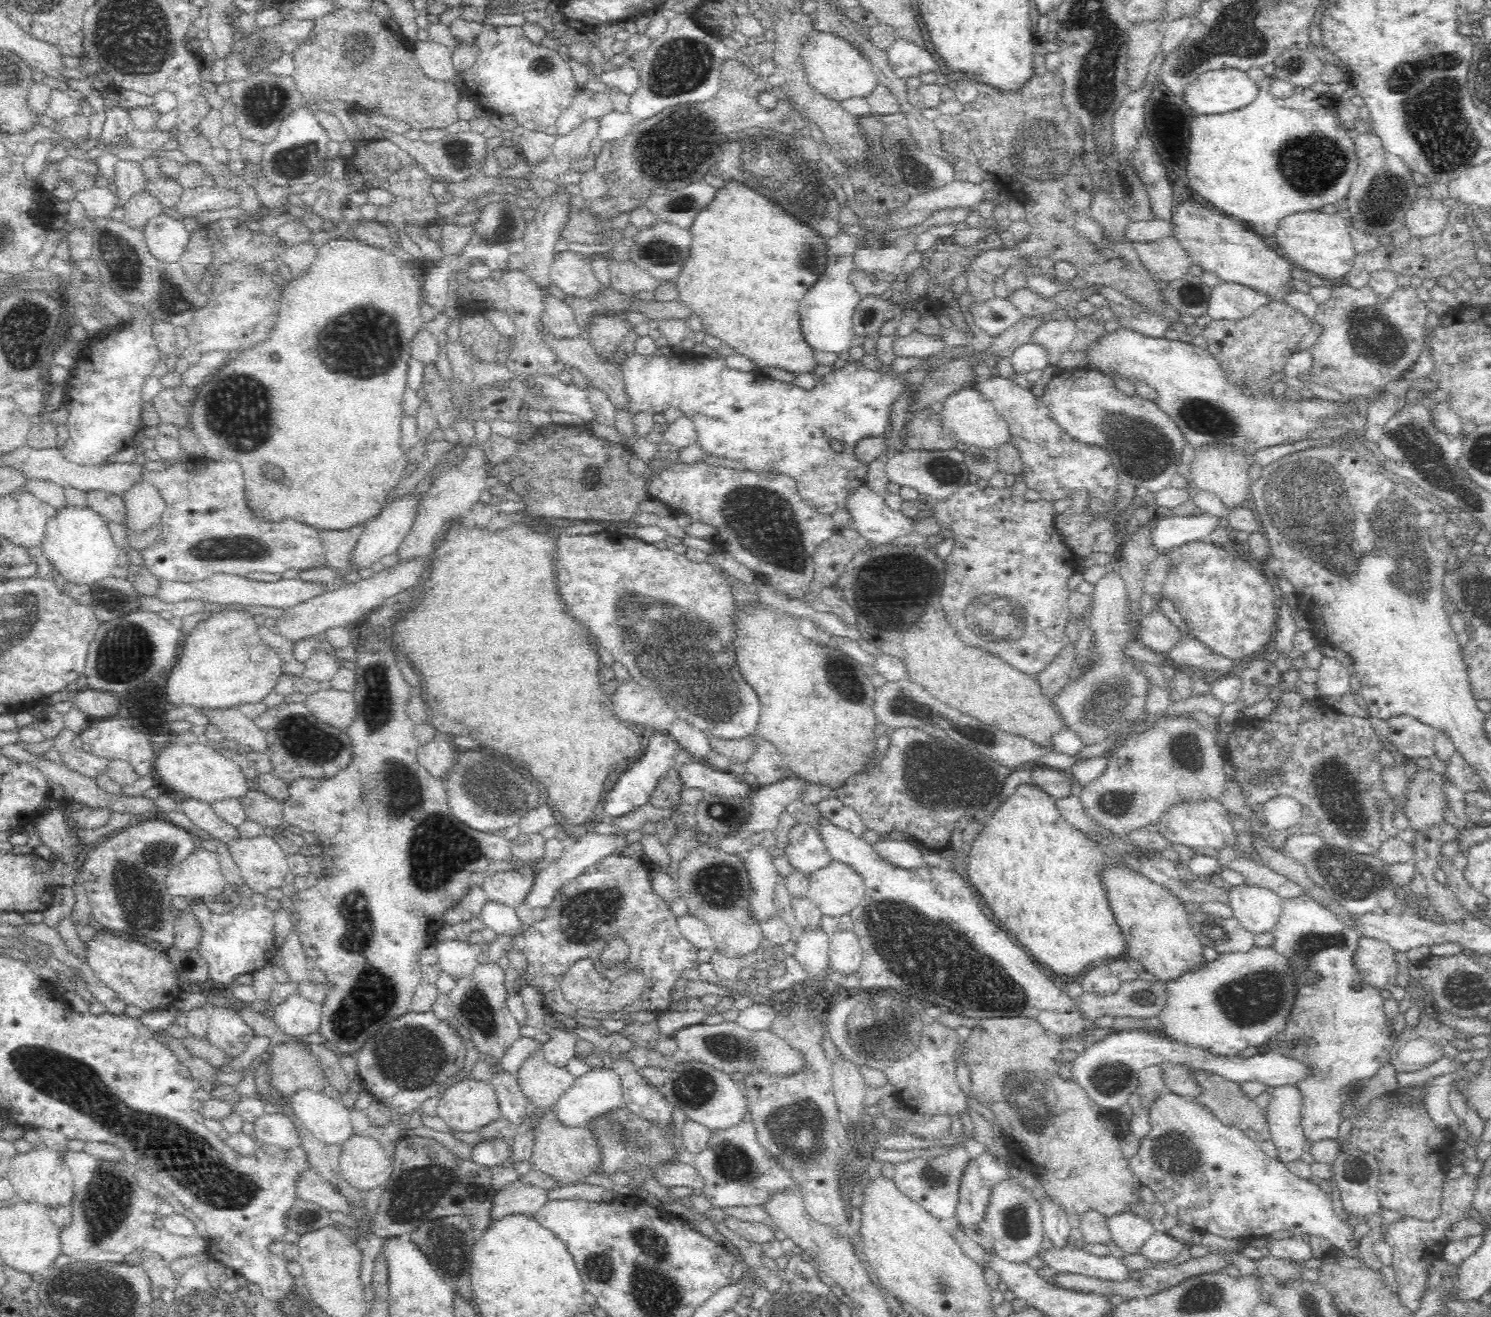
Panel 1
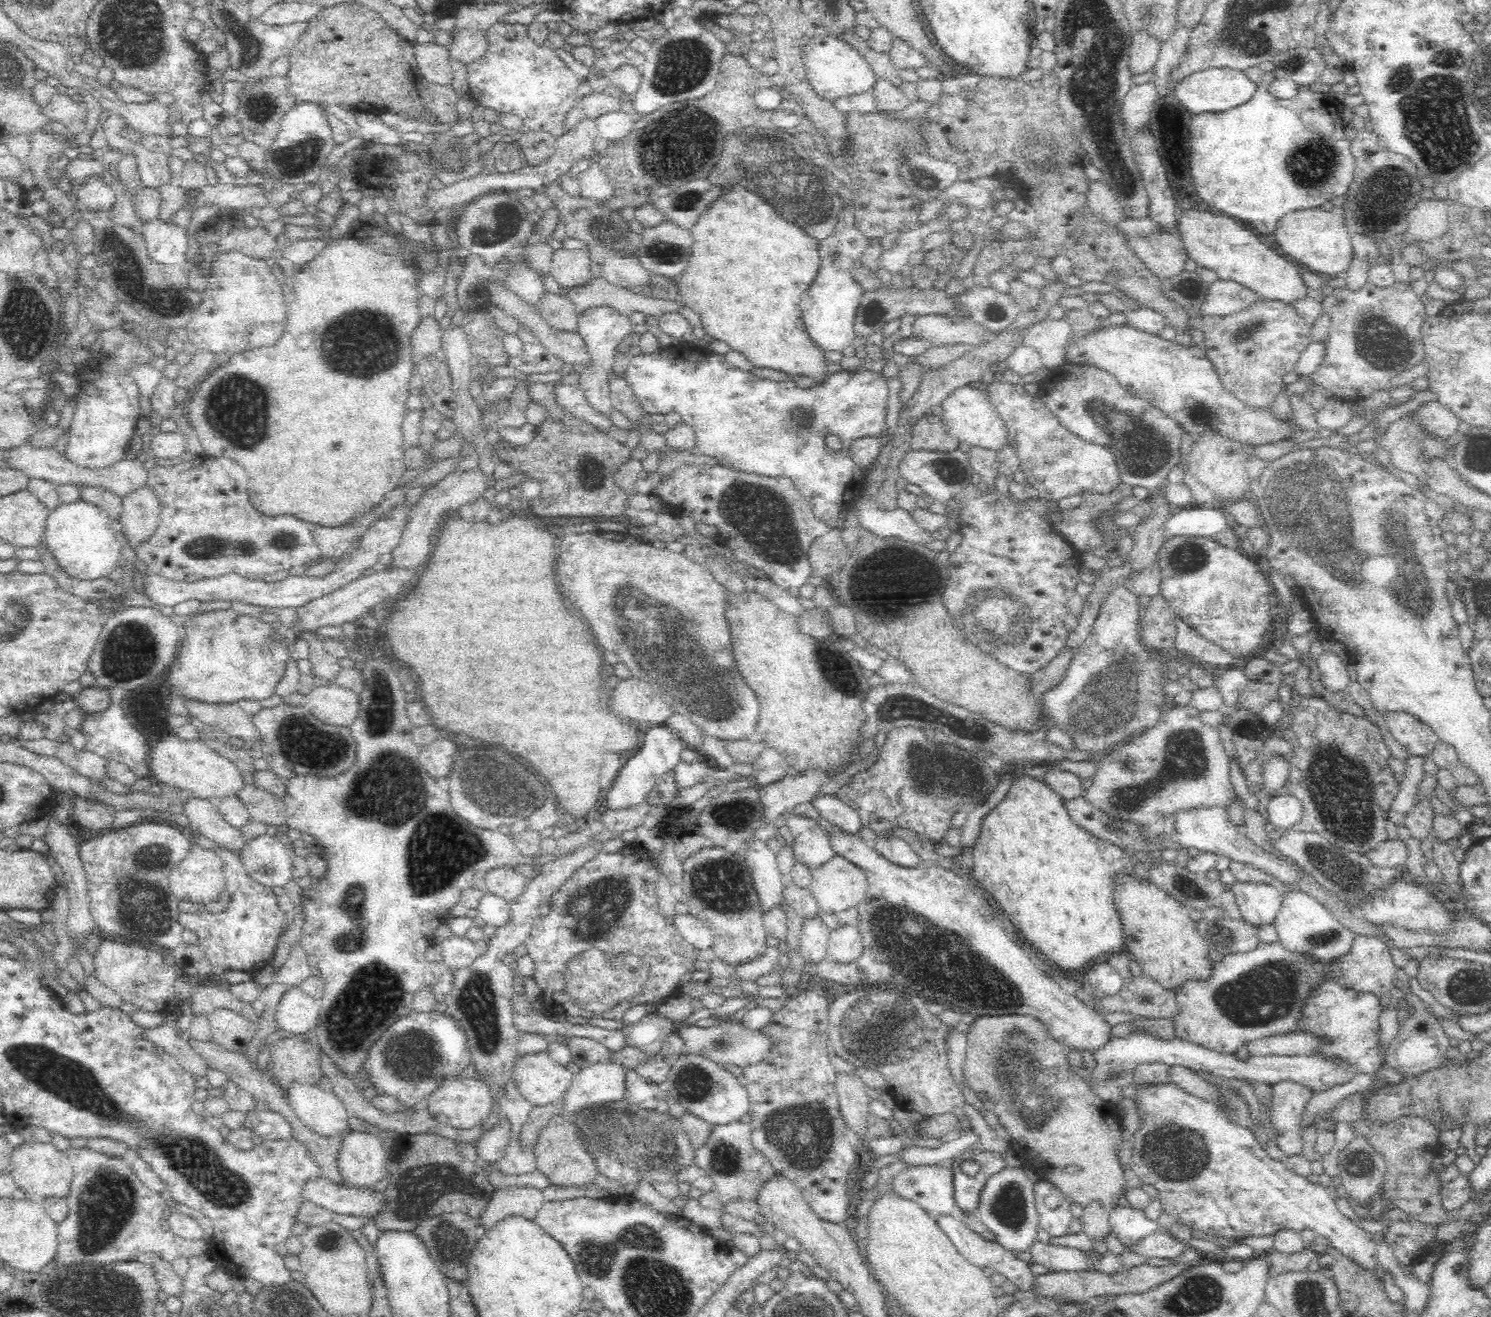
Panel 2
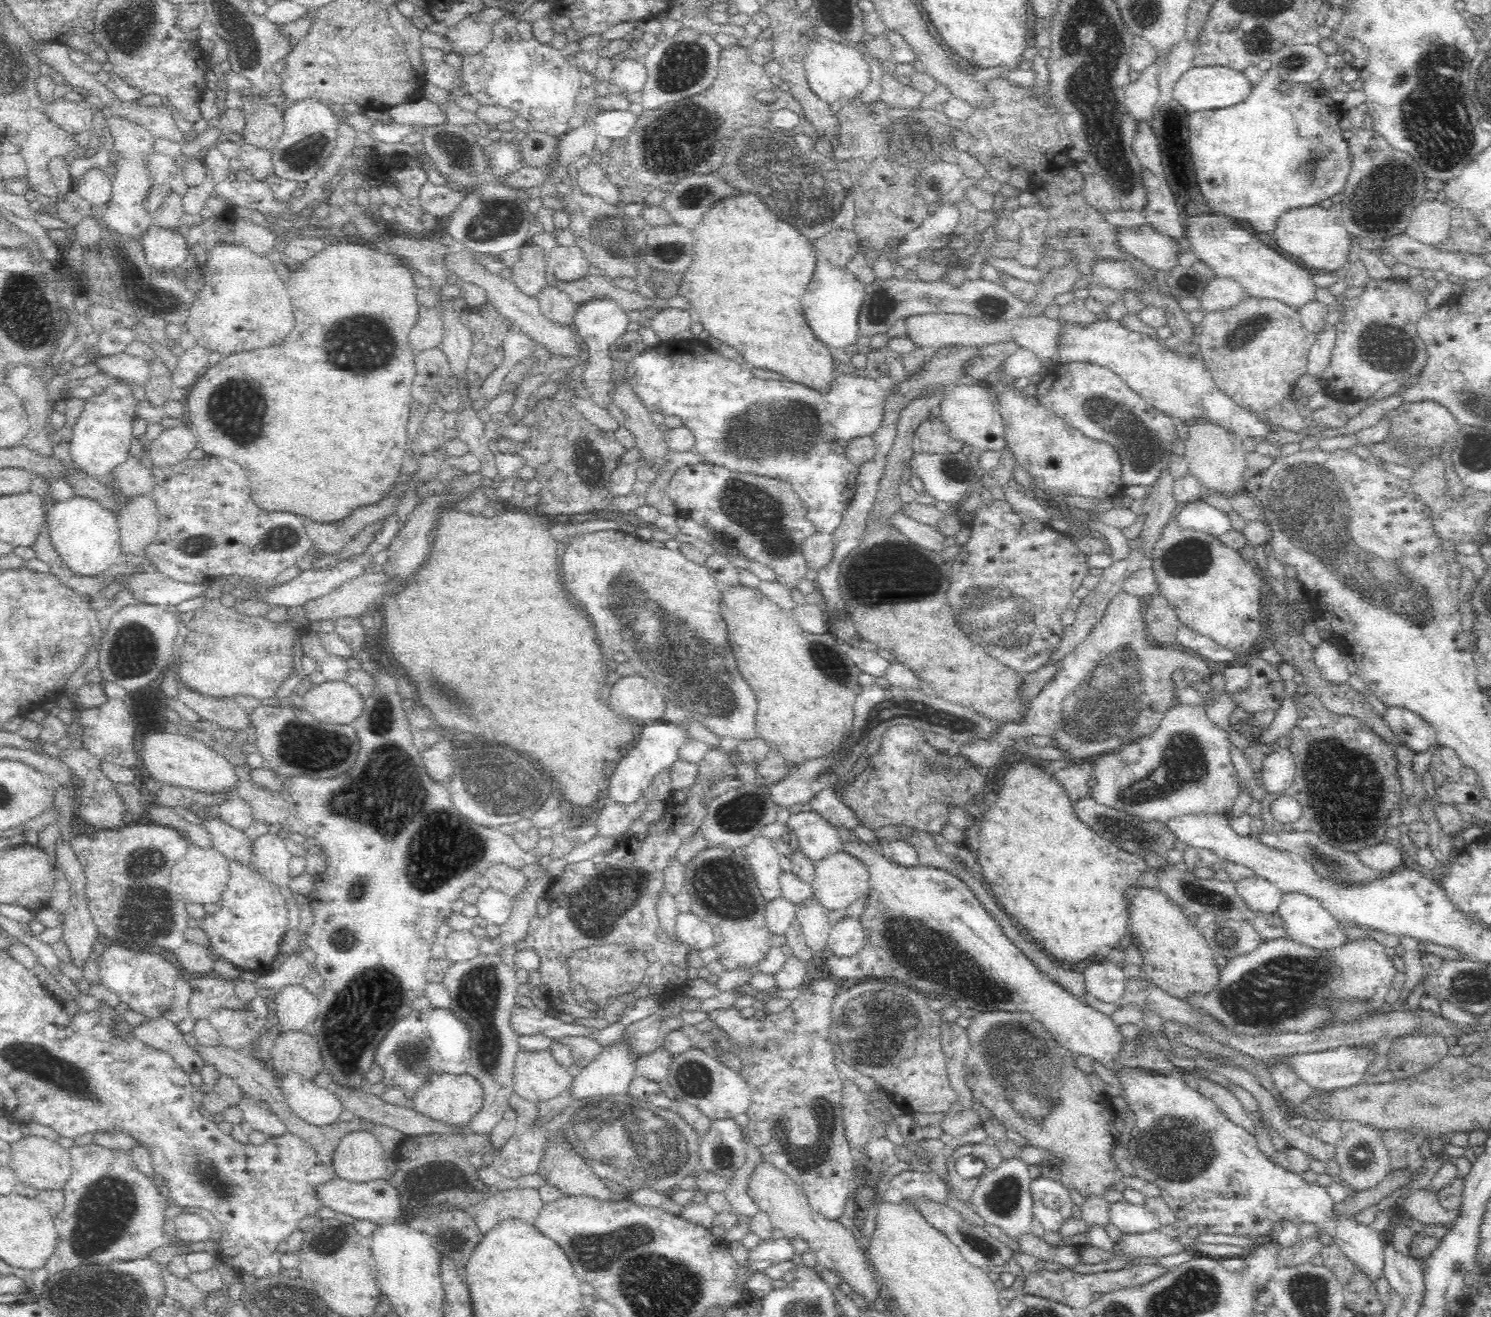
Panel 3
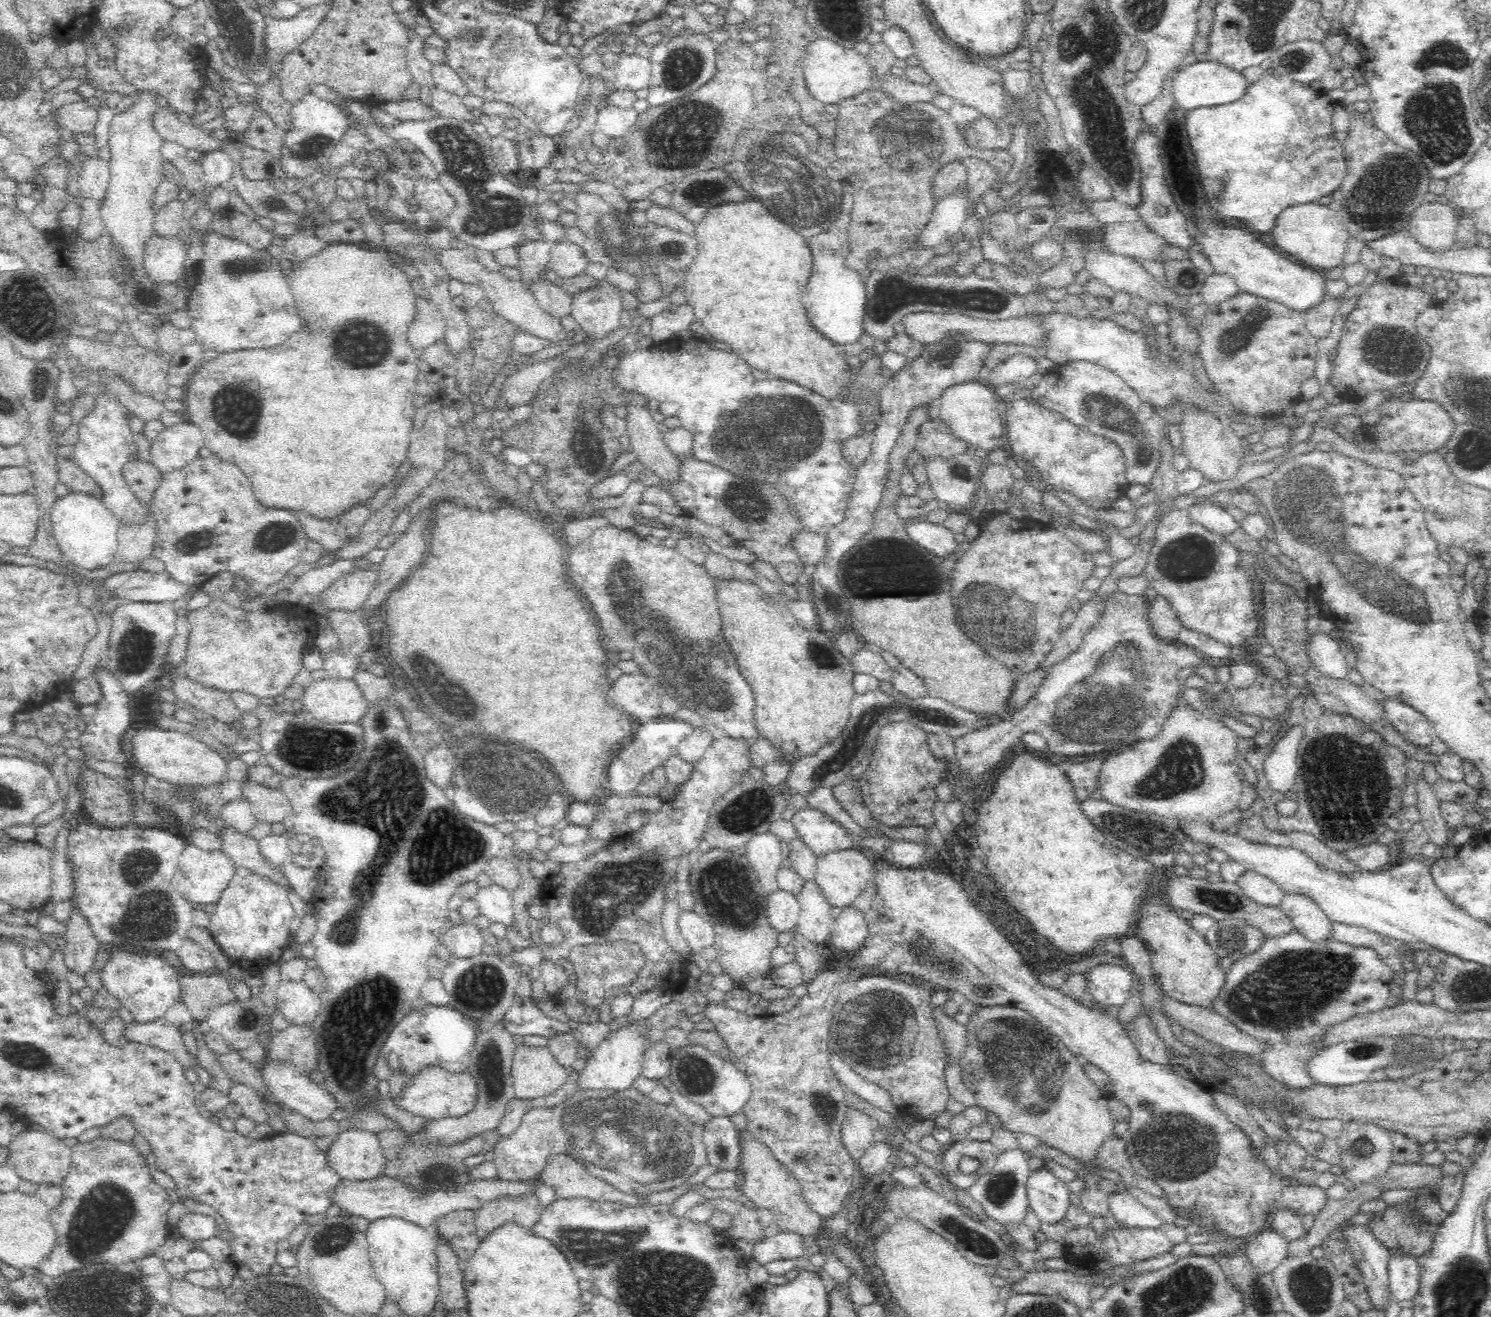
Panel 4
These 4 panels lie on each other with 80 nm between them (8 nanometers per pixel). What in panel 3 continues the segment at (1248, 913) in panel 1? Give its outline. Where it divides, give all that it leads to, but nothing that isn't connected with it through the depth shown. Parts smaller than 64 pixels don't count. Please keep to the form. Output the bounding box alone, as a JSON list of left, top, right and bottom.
[1235,878,1284,917]

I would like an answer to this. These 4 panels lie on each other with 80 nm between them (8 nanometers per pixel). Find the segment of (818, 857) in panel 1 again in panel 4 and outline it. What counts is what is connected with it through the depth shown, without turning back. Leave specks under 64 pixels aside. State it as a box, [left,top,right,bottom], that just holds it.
[789,804,858,857]

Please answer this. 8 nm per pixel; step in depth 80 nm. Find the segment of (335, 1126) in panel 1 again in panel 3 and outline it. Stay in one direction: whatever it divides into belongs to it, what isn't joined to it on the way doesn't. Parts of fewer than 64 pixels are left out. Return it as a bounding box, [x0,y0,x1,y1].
[278,1073,345,1129]

